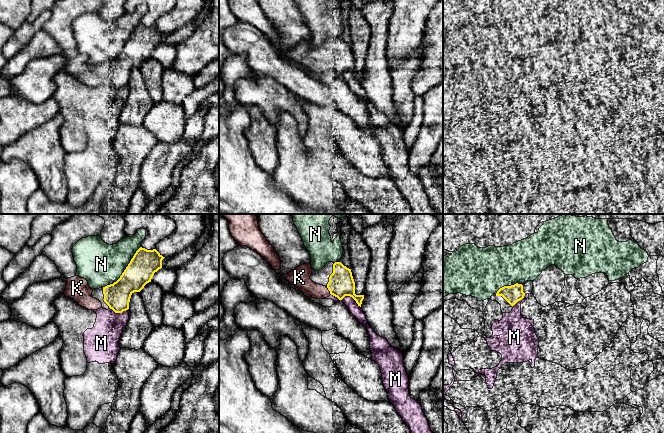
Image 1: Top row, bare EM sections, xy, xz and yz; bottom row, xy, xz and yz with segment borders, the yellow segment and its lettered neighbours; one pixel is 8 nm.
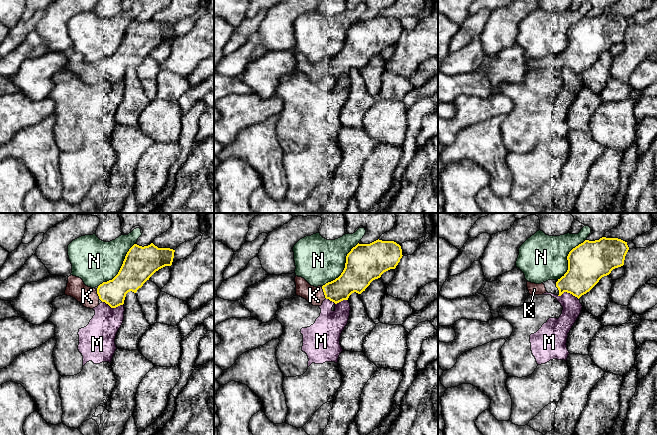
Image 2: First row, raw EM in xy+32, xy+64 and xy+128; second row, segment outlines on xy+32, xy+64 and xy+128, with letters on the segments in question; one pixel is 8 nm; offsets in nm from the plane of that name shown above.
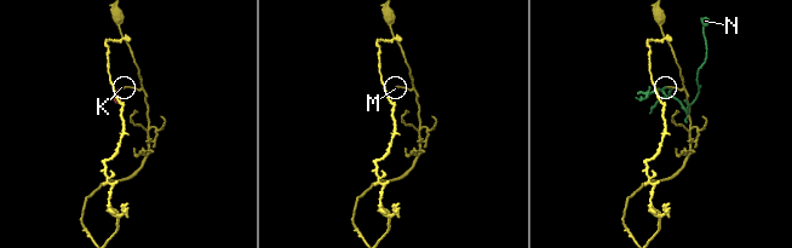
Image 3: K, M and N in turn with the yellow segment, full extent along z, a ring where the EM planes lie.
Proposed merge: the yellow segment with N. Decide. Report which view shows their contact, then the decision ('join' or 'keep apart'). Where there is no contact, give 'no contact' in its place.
xy | keep apart

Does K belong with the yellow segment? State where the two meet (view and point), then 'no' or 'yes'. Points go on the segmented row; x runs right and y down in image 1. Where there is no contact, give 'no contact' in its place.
contact xz (329, 290); yes

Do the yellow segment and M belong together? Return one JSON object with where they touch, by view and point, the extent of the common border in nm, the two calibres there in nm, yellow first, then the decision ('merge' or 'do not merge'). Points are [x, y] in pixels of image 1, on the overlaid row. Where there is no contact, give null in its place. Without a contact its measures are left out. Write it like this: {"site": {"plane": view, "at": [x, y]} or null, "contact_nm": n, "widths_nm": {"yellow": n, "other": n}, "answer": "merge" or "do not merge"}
{"site": {"plane": "xz", "at": [351, 296]}, "contact_nm": 170, "widths_nm": {"yellow": 200, "other": 90}, "answer": "do not merge"}

